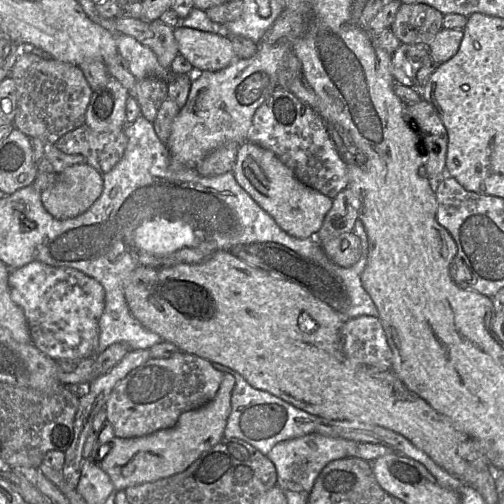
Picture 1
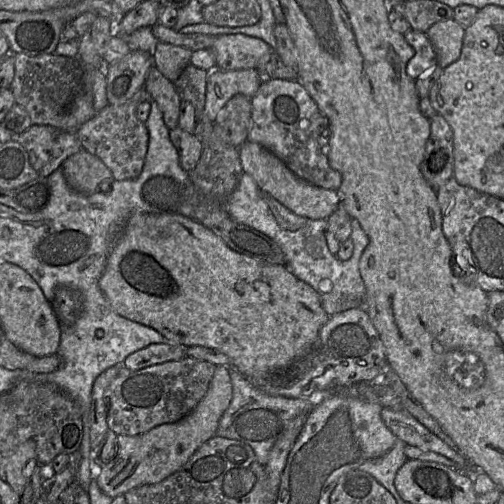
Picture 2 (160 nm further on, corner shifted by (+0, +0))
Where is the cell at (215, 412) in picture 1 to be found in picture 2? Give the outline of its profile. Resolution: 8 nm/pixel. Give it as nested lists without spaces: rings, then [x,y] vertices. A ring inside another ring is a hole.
[[[218,365],[215,367],[214,375],[206,395],[197,406],[181,420],[175,423],[161,424],[136,436],[117,435],[118,450],[115,458],[102,468],[97,468],[98,471],[95,472],[94,479],[101,491],[111,498],[114,498],[118,495],[124,495],[133,488],[159,483],[180,470],[204,442],[216,435],[220,418],[228,408],[232,400],[232,395],[233,388],[228,367]]]

